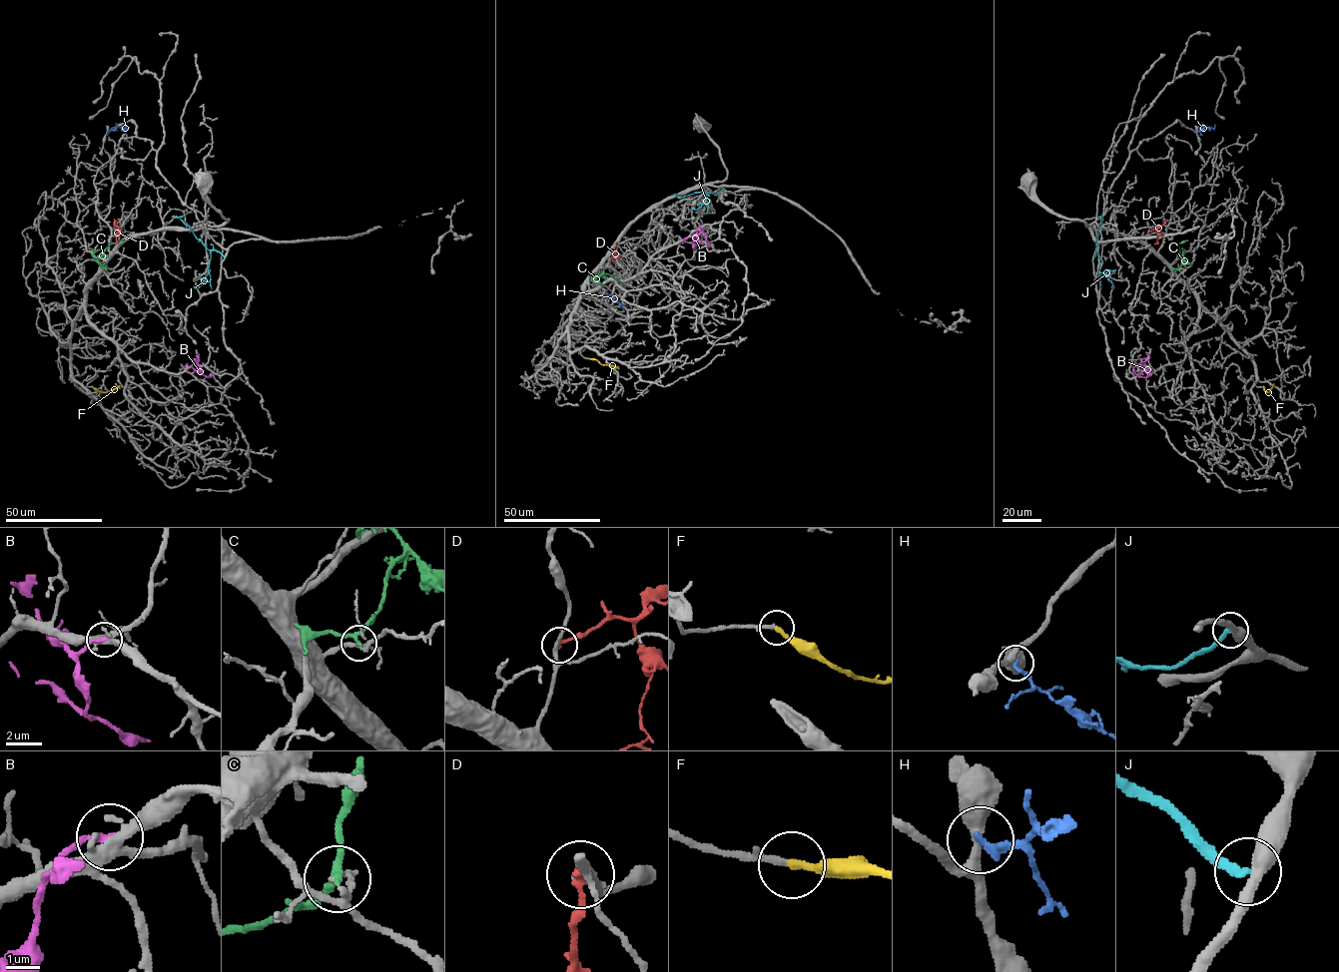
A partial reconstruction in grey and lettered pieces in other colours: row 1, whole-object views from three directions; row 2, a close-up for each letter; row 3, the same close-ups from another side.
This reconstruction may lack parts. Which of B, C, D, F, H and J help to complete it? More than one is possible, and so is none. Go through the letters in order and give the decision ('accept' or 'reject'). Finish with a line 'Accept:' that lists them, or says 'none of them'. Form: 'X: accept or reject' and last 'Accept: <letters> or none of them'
B: reject
C: reject
D: reject
F: accept
H: reject
J: reject
Accept: F

